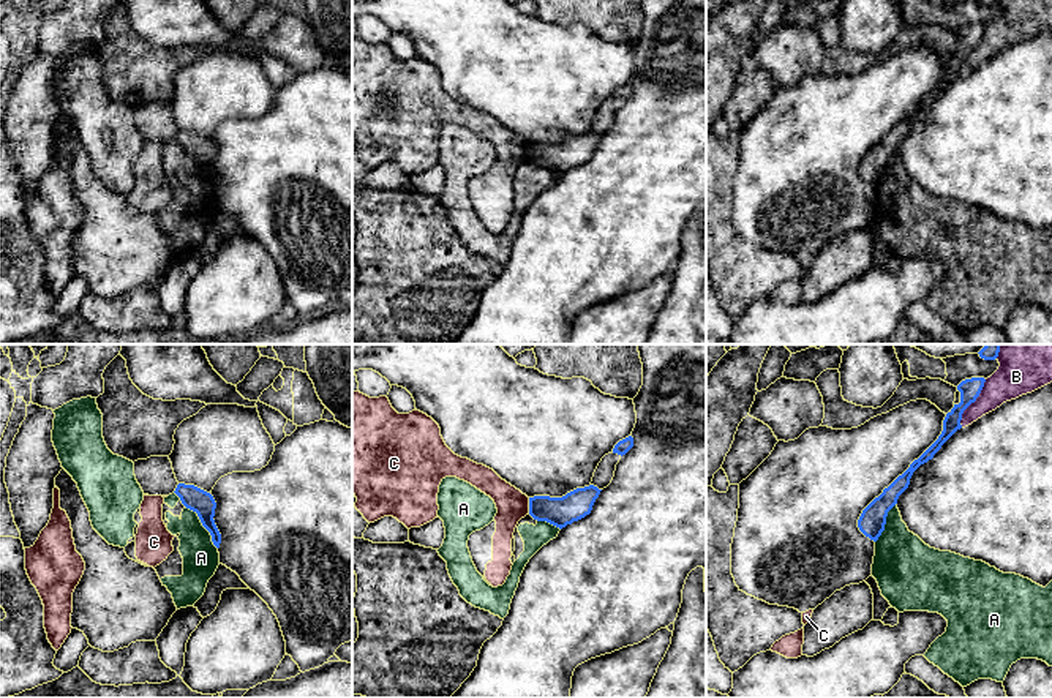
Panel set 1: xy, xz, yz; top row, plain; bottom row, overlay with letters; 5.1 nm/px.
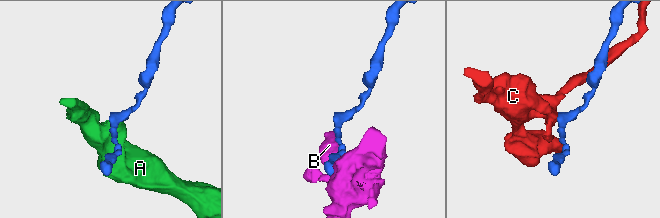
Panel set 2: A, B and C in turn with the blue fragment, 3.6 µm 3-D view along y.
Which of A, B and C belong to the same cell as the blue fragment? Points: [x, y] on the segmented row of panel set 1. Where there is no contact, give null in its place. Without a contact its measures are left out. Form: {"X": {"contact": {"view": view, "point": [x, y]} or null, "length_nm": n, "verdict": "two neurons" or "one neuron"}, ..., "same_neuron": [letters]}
{"A": {"contact": {"view": "xy", "point": [202, 525]}, "length_nm": 280, "verdict": "two neurons"}, "B": {"contact": {"view": "yz", "point": [972, 401]}, "length_nm": 280, "verdict": "two neurons"}, "C": {"contact": {"view": "xz", "point": [529, 506]}, "length_nm": 90, "verdict": "two neurons"}, "same_neuron": []}

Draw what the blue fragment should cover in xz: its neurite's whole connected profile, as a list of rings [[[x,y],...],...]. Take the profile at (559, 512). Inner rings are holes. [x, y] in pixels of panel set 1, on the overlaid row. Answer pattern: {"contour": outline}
{"contour": [[[594,485],[577,488],[562,497],[529,497],[529,515],[537,521],[547,521],[559,529],[591,513],[602,490]]]}

